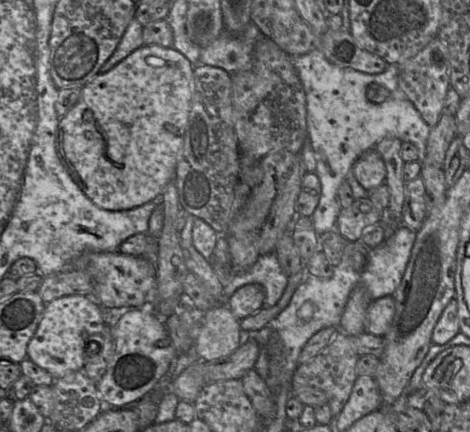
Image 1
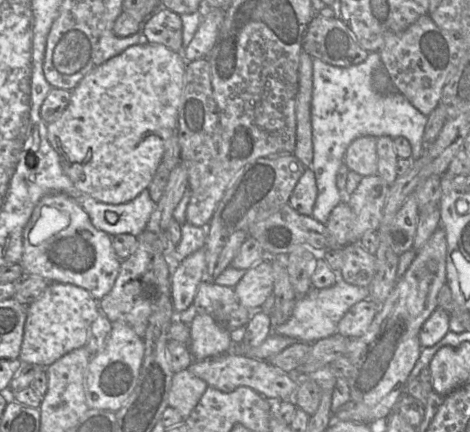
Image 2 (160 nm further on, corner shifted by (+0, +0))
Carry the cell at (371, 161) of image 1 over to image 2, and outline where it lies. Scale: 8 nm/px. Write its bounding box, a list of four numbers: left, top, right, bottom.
[344,136,378,177]

